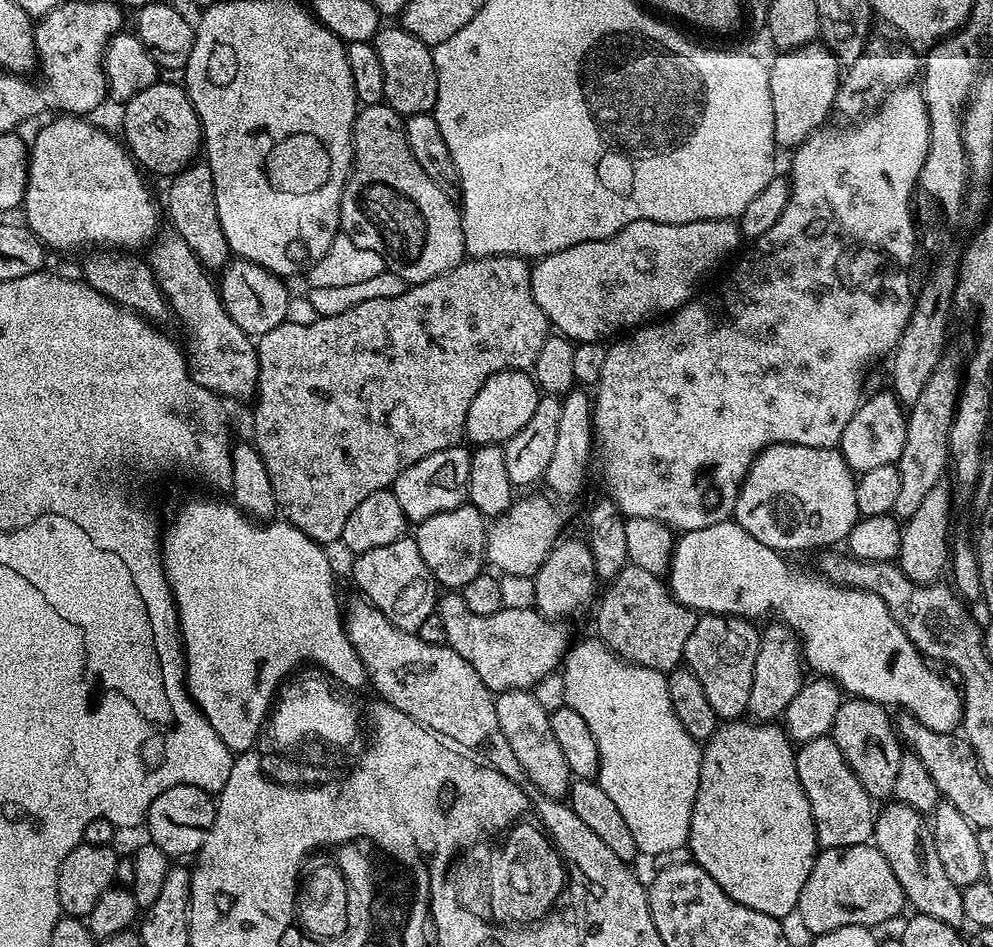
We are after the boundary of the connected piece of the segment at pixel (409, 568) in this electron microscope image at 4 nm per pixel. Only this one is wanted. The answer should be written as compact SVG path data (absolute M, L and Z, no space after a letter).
M411 535L399 536L386 546L377 546L374 550L366 550L355 557L352 564L352 580L361 597L373 604L398 630L414 632L432 612L438 608L438 585L430 574L430 566L426 566L422 554L418 551L418 542Z

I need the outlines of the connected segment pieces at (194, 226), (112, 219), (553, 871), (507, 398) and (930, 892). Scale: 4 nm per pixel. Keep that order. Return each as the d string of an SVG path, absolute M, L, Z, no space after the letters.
M207 162L187 164L182 171L167 181L168 193L162 196L162 208L171 231L190 246L205 268L220 270L229 263L228 239L222 234L222 224L218 222L218 206L214 198L214 174Z
M60 114L52 120L33 140L30 140L30 151L28 153L28 181L26 182L26 194L22 205L23 223L34 235L43 242L45 249L56 252L76 252L79 248L83 250L141 250L147 249L157 235L160 220L162 224L162 208L152 197L152 192L148 189L148 184L144 181L145 173L142 171L131 152L119 139L116 140L108 132L103 132L96 124L91 124L91 119L77 116L75 114Z
M522 822L508 836L508 844L500 848L496 864L492 864L492 908L504 920L532 920L532 916L549 914L556 899L566 888L566 869L556 847L535 823Z
M515 368L490 374L490 378L482 382L482 390L474 394L474 402L470 402L470 410L466 410L464 436L472 439L473 445L476 446L481 444L503 446L507 440L514 438L514 434L518 434L518 430L522 430L522 426L526 426L526 422L530 422L541 395L539 384L527 371Z
M888 802L881 808L884 809L876 812L874 845L885 856L891 870L894 870L904 891L905 901L911 906L913 904L916 907L913 909L919 915L938 918L938 922L946 922L946 926L963 929L966 921L962 910L962 889L950 882L938 859L938 850L934 850L934 840L925 813L916 812L899 802Z

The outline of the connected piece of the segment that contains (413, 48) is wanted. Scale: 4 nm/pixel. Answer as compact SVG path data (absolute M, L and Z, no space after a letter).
M403 26L381 27L374 37L378 58L382 61L382 78L386 82L383 103L402 118L432 112L438 98L438 74L434 66L432 48L423 44Z

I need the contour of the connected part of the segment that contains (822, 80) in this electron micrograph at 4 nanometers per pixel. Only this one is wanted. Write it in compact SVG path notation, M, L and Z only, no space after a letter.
M813 42L794 48L791 52L780 52L776 61L768 64L768 81L770 82L770 106L774 106L774 138L777 149L795 150L802 141L825 123L824 120L834 112L836 92L840 89L842 65L829 48L823 43Z

